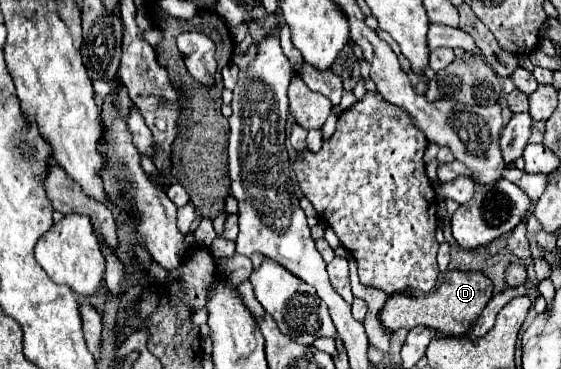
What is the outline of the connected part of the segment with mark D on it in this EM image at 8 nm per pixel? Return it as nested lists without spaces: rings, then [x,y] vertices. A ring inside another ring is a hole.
[[[448,270],[444,274],[442,284],[426,296],[420,298],[406,294],[390,296],[380,312],[380,322],[390,332],[396,332],[400,328],[410,330],[414,326],[426,326],[438,332],[440,336],[464,336],[478,320],[490,298],[492,298],[492,282],[482,272]]]

